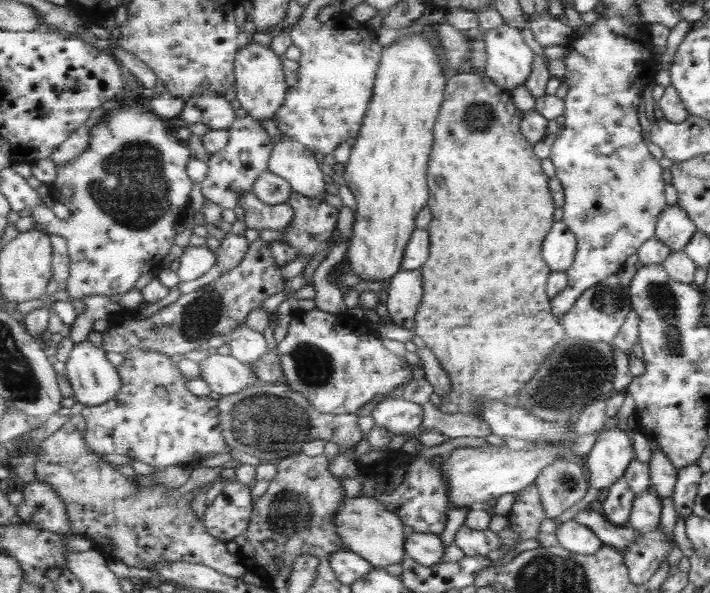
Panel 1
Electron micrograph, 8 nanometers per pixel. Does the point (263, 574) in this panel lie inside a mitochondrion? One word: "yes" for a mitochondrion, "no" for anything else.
no

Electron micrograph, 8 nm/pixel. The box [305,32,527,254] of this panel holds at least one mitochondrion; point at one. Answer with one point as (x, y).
(478, 117)

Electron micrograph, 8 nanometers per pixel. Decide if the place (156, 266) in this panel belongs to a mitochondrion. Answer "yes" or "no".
no

